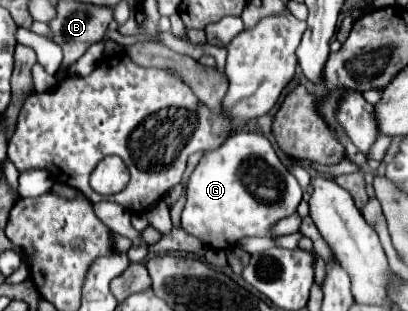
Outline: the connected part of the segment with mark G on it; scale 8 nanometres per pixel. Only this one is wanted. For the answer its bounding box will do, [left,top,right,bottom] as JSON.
[181,131,303,249]

